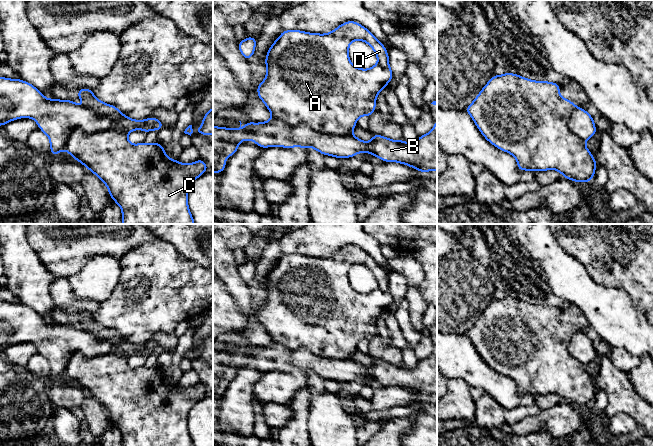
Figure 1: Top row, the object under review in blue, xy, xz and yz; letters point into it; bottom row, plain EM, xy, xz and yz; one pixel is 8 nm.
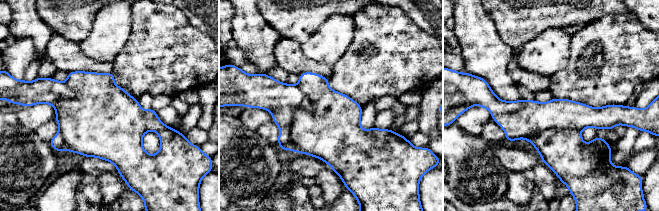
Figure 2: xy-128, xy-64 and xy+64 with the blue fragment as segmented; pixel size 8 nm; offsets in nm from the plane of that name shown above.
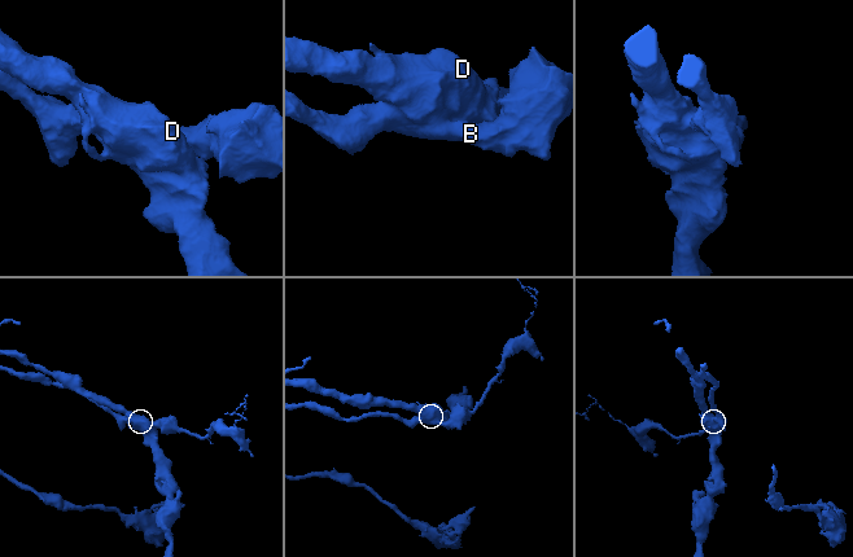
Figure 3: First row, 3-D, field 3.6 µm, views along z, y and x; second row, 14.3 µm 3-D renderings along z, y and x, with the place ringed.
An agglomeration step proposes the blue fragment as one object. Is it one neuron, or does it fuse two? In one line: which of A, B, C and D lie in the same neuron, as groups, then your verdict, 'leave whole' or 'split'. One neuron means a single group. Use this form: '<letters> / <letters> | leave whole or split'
A B C D | leave whole

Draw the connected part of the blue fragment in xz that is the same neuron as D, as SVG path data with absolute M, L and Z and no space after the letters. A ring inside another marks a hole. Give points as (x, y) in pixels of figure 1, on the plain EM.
M346 245L341 249L339 249L330 257L326 257L326 258L309 257L301 254L283 254L281 259L270 270L265 281L265 288L266 288L267 298L265 303L257 310L257 319L259 320L260 324L264 326L267 333L271 336L272 342L269 345L260 346L260 347L252 347L250 345L247 345L245 347L246 350L245 352L241 351L242 347L241 345L239 345L240 346L239 353L213 350L213 397L222 397L224 395L226 391L225 382L231 381L236 377L240 369L240 366L242 364L251 364L255 366L262 373L268 371L274 371L274 370L283 371L283 372L302 371L304 373L312 371L316 375L320 376L322 379L333 380L338 383L354 381L356 378L361 376L371 377L373 380L378 381L383 386L398 386L400 388L408 389L418 394L419 396L437 395L437 344L434 347L433 353L428 358L420 359L417 366L414 368L409 368L404 363L400 365L395 365L379 358L373 358L372 364L369 366L365 366L355 361L351 357L351 355L356 351L356 346L360 340L364 339L371 341L373 336L376 334L376 322L378 317L381 316L393 302L393 296L389 290L388 275L384 271L384 269L367 252L365 252L358 246ZM354 264L364 265L374 274L374 277L376 278L378 283L378 287L376 289L374 289L369 293L360 293L355 291L351 287L349 283L348 273L351 266Z

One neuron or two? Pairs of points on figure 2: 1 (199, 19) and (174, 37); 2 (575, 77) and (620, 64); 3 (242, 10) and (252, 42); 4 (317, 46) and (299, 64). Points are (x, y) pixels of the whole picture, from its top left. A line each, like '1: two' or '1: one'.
1: two
2: one
3: one
4: two

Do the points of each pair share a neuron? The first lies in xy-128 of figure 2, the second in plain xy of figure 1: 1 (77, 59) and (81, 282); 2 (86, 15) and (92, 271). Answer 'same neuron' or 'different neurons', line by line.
1: different neurons
2: different neurons

